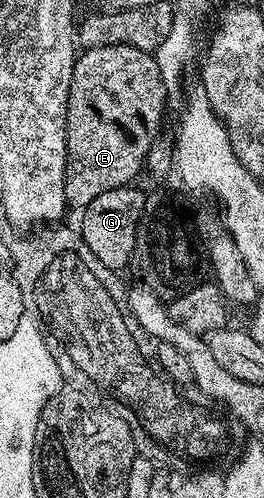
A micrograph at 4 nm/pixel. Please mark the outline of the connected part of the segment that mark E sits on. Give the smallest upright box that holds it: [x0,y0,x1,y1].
[65,46,169,208]

